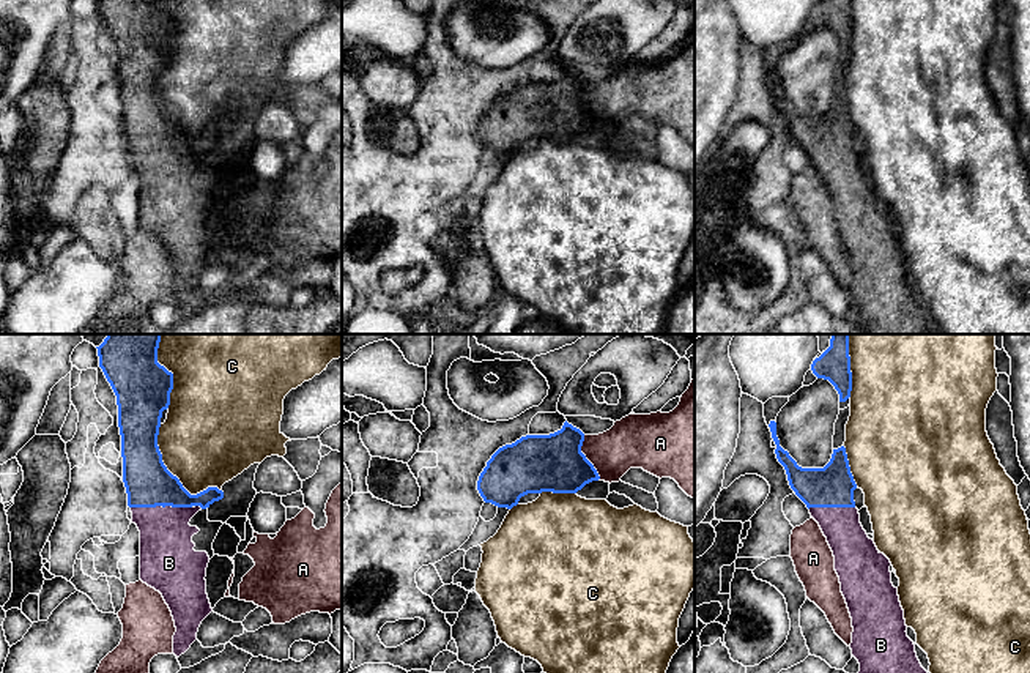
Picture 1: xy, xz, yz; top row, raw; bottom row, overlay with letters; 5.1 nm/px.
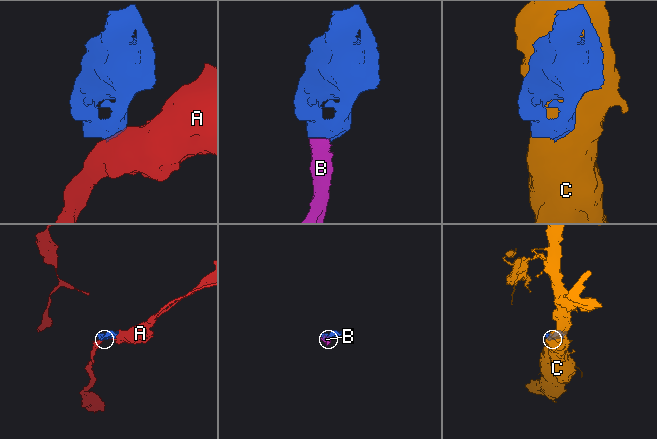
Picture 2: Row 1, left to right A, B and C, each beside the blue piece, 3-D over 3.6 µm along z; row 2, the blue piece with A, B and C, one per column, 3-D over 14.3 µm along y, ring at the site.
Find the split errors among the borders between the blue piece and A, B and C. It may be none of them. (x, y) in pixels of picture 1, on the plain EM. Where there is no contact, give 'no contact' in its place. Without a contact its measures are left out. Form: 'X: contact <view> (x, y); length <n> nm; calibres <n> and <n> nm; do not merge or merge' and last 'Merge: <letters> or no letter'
A: contact xz (585, 104); length 240 nm; calibres 300 and 260 nm; do not merge
B: contact xy (161, 152); length 320 nm; calibres 240 and 280 nm; merge
C: contact xy (172, 122); length 460 nm; calibres 240 and 480 nm; do not merge
Merge: B

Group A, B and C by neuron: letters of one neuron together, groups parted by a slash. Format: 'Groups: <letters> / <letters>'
Groups: A / B / C

